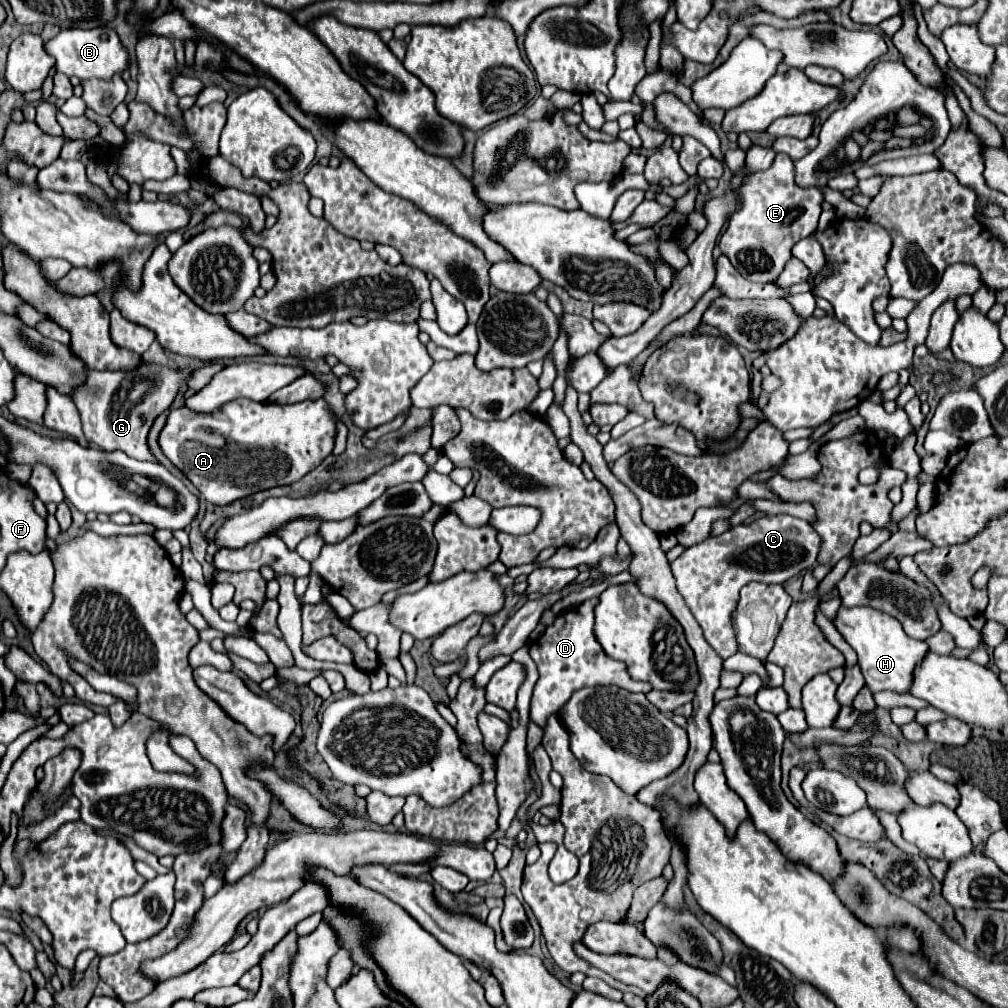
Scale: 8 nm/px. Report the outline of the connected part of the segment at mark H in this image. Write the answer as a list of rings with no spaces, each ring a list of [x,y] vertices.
[[[842,606],[834,620],[834,626],[846,638],[846,642],[856,650],[860,670],[862,670],[866,686],[872,690],[872,694],[882,692],[882,690],[910,694],[916,666],[928,654],[926,642],[906,636],[900,622],[896,622],[896,618],[892,618],[884,612],[878,612],[874,608],[866,608],[866,606],[860,606],[860,608]]]

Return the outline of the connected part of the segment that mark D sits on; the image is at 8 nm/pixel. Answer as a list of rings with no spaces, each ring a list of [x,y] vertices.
[[[590,598],[582,602],[576,608],[570,608],[562,614],[564,624],[560,626],[548,626],[544,634],[532,642],[530,646],[530,656],[538,666],[540,678],[534,686],[532,702],[530,702],[530,718],[538,724],[544,726],[546,716],[552,712],[558,712],[560,706],[580,688],[586,686],[608,686],[616,684],[628,692],[648,692],[652,686],[648,682],[636,682],[628,676],[626,666],[622,662],[616,662],[608,658],[600,646],[600,642],[594,636],[594,608],[600,598]]]

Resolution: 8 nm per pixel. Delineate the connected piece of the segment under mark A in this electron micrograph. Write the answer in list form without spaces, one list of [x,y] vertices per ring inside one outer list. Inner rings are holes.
[[[240,398],[224,404],[220,410],[212,414],[192,412],[188,408],[170,410],[168,420],[158,436],[160,450],[164,456],[182,472],[186,478],[198,488],[198,492],[210,504],[230,504],[238,498],[250,496],[258,490],[284,486],[300,480],[312,468],[316,468],[334,446],[336,426],[330,416],[330,406],[320,400],[304,400],[298,404],[270,404],[270,402],[252,402],[248,398]]]

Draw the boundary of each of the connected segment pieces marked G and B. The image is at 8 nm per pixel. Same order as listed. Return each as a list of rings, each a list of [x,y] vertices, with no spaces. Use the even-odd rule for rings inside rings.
[[[146,362],[132,372],[86,370],[86,380],[72,390],[86,440],[102,450],[122,450],[136,460],[154,460],[146,446],[146,434],[154,418],[172,404],[180,380],[188,380],[190,374],[192,368],[176,372]]]
[[[68,28],[62,30],[58,36],[54,36],[52,40],[48,40],[44,48],[50,56],[54,56],[58,72],[64,72],[70,78],[76,76],[80,80],[90,80],[90,78],[108,80],[114,74],[126,72],[132,64],[128,48],[110,28]]]

